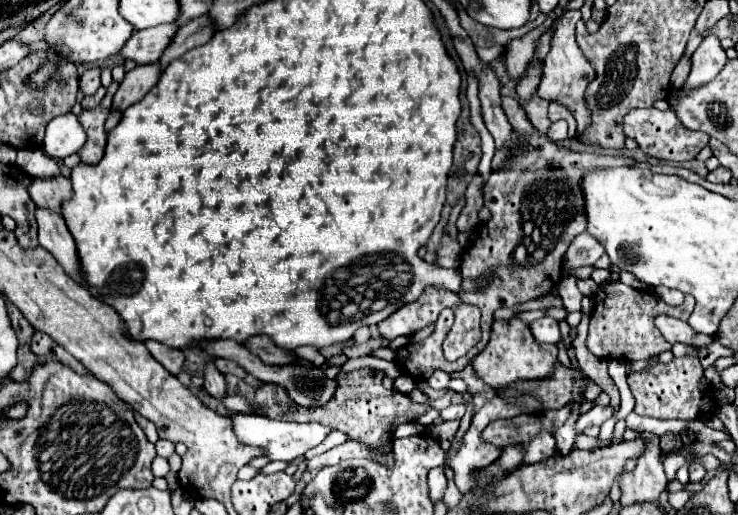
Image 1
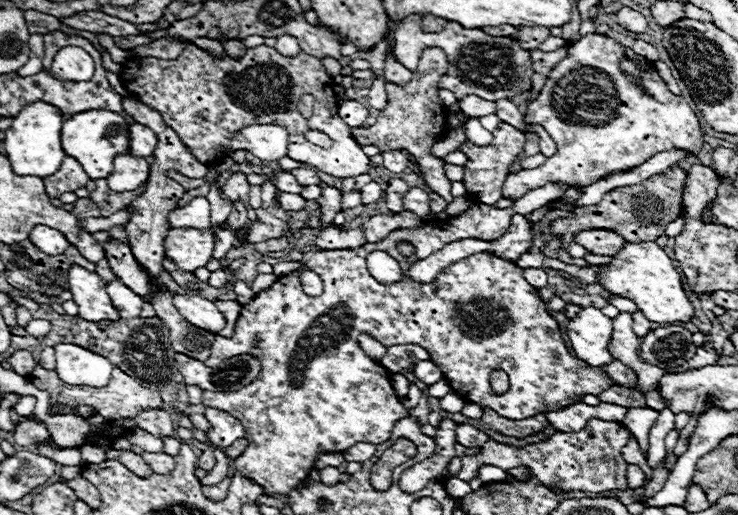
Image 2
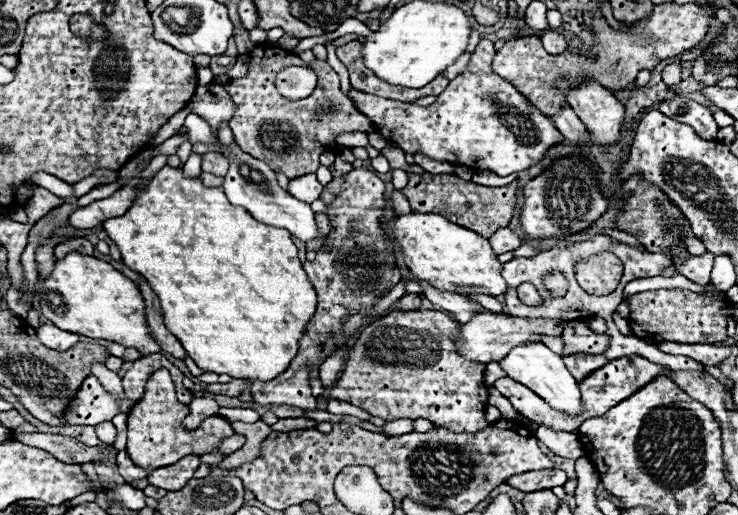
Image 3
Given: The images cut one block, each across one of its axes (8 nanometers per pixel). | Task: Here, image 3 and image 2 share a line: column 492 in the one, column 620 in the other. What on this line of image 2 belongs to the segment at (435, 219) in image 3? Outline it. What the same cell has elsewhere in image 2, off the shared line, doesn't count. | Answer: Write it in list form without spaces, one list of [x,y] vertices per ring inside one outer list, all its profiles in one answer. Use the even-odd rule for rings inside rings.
[[[628,242],[624,250],[620,250],[612,262],[604,266],[604,278],[600,278],[600,284],[612,294],[632,300],[650,322],[686,324],[694,318],[694,306],[682,288],[680,272],[656,242]]]

